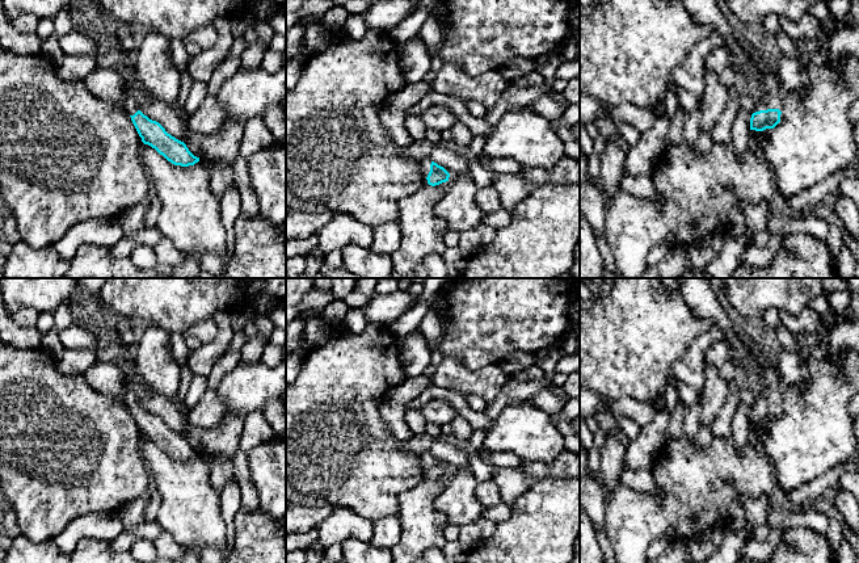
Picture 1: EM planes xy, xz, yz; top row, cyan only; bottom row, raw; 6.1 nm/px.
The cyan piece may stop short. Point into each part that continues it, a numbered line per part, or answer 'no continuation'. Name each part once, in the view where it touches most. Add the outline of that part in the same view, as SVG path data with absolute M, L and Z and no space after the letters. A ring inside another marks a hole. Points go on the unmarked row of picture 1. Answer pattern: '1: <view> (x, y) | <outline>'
1: yz (766, 391) | M767 378L757 379L755 406L767 403L782 403L780 386ZM754 406L754 407L755 407Z

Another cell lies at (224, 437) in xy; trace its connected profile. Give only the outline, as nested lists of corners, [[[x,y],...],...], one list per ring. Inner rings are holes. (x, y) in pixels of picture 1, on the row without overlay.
[[[230,415],[214,427],[190,425],[185,438],[194,450],[207,458],[218,453],[232,458],[239,449],[243,428],[244,419]]]

